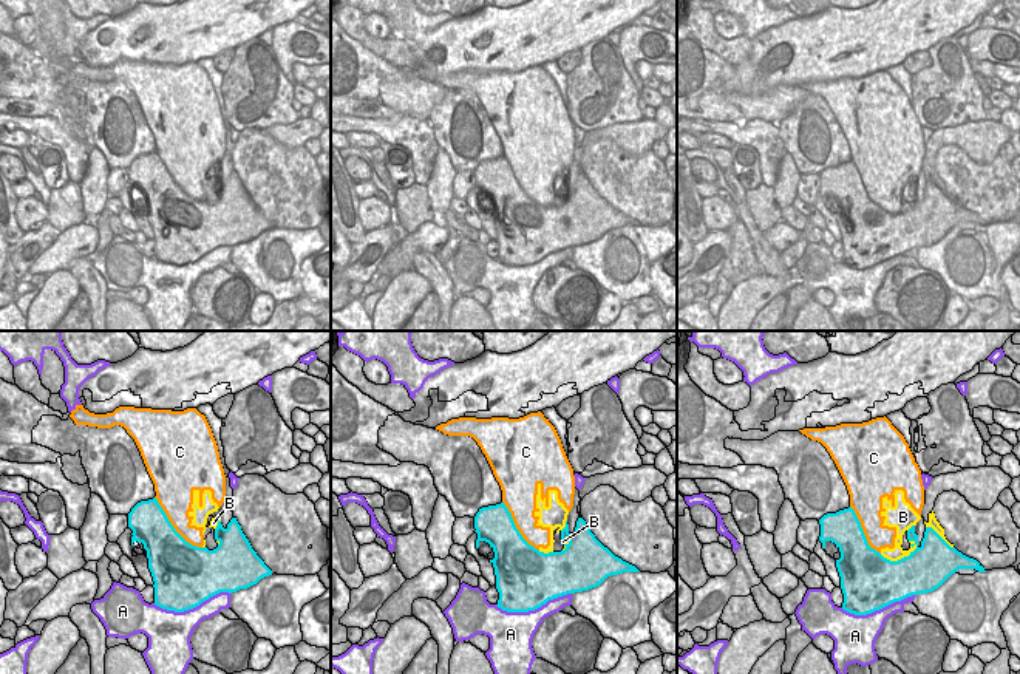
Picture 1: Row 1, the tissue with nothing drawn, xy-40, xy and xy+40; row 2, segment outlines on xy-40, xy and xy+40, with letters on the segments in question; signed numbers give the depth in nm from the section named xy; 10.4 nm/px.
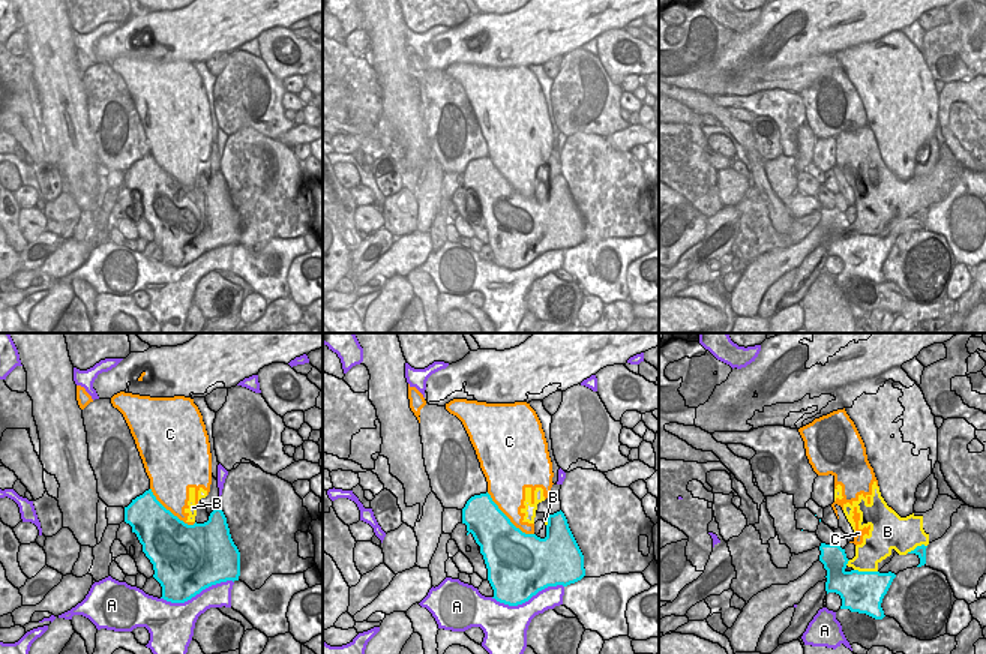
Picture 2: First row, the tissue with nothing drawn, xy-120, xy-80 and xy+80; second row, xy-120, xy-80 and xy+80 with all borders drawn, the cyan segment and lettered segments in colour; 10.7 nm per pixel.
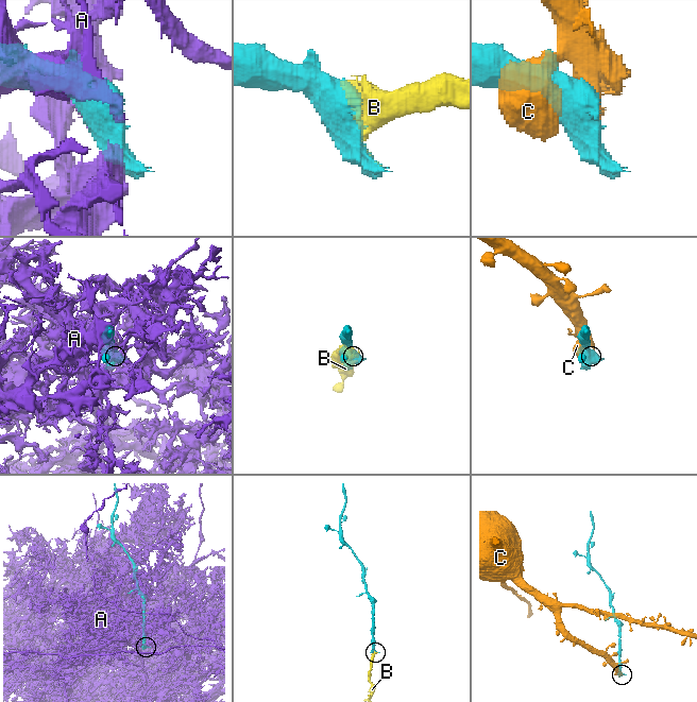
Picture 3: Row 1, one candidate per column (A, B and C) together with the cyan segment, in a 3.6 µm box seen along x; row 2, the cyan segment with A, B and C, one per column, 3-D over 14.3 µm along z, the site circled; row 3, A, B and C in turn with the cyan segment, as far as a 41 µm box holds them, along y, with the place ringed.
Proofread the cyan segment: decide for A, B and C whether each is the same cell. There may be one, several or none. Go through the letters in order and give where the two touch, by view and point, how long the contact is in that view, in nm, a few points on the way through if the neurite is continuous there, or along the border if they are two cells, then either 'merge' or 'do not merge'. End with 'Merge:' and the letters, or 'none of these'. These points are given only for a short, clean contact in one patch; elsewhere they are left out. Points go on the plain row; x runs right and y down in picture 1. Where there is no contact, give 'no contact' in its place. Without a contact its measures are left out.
A: xy-40 (192, 262) | 800 nm | do not merge
B: xy+40 (898, 214) | 420 nm | merge
C: xy-40 (172, 180) | 750 nm | do not merge
Merge: B

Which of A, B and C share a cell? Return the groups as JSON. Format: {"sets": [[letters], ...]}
{"sets": [["A"], ["B"], ["C"]]}

